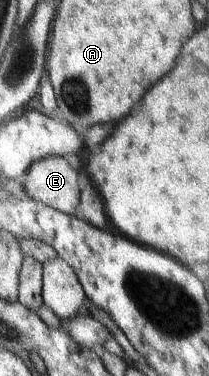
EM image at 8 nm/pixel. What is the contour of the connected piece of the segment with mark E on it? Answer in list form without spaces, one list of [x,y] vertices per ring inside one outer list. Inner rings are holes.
[[[49,156],[33,162],[22,179],[25,179],[23,186],[31,199],[47,204],[70,216],[77,211],[80,204],[78,172],[63,156]]]

